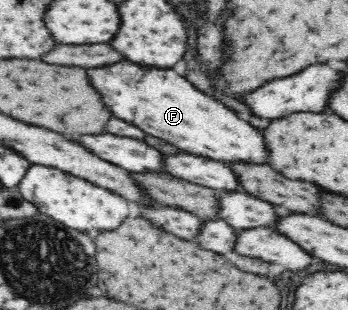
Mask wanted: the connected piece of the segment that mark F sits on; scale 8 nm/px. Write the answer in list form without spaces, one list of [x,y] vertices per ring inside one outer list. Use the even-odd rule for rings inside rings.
[[[121,61],[117,65],[93,69],[93,85],[97,85],[101,93],[105,93],[105,101],[109,101],[109,107],[117,117],[141,127],[149,135],[155,135],[185,149],[187,153],[213,157],[217,161],[249,159],[247,163],[255,165],[263,165],[269,159],[269,147],[261,129],[257,129],[249,121],[239,119],[237,113],[231,111],[227,105],[201,93],[185,77],[177,75],[171,69],[165,71],[147,67],[145,71],[143,65]],[[161,83],[165,93],[157,93],[157,97],[153,99],[149,85],[157,85],[159,89]]]

